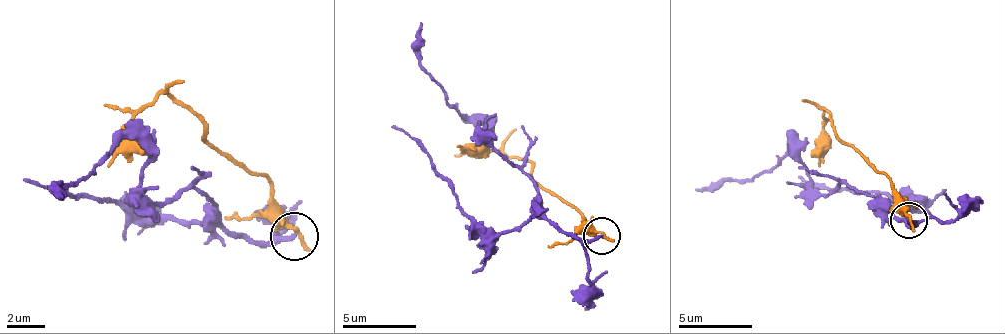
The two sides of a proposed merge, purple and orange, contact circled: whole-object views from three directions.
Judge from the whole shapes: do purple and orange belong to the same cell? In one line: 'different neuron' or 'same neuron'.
different neuron

